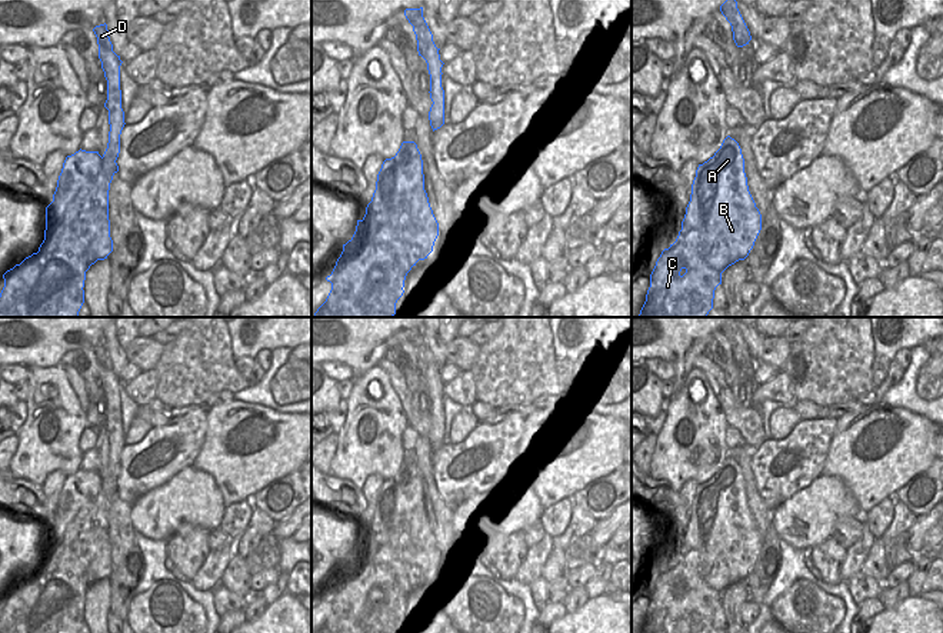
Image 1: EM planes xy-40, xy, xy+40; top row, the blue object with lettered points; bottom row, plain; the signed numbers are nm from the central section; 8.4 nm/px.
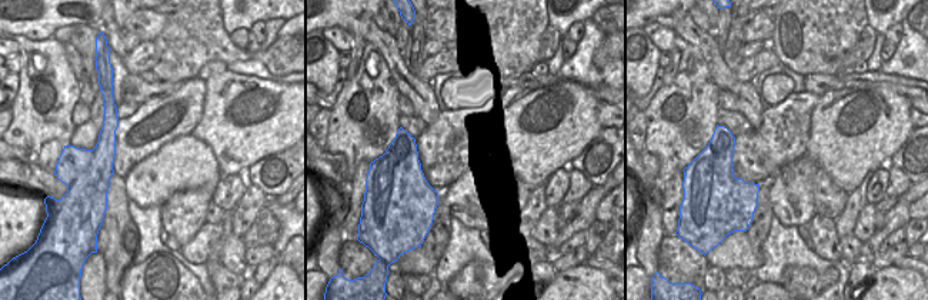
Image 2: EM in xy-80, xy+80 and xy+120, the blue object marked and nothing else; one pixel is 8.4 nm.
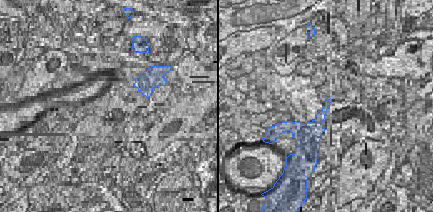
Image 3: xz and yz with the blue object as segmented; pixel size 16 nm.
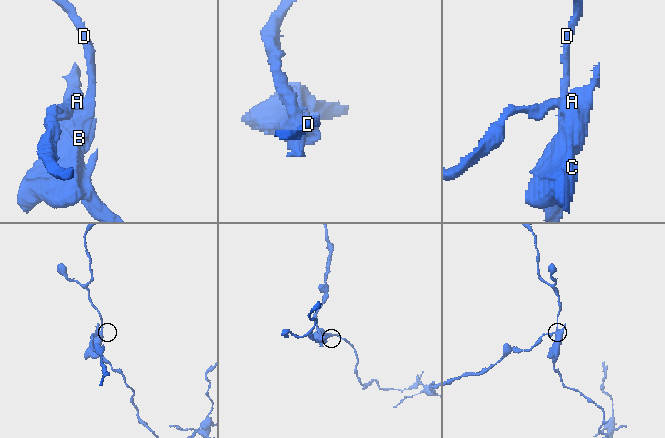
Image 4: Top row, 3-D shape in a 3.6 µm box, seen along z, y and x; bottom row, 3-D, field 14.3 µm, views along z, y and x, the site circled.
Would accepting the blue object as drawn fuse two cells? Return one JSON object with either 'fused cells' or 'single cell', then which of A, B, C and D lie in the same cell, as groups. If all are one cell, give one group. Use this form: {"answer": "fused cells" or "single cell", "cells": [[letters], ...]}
{"answer": "fused cells", "cells": [["A", "C"], ["B", "D"]]}

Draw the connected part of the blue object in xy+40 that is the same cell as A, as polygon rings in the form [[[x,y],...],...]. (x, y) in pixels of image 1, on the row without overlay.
[[[727,456],[720,469],[703,484],[699,484],[696,496],[703,502],[704,512],[714,510],[720,496],[724,506],[733,507],[736,502],[744,500],[744,479],[739,463]]]

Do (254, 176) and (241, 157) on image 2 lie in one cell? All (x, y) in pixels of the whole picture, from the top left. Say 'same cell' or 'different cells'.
different cells

